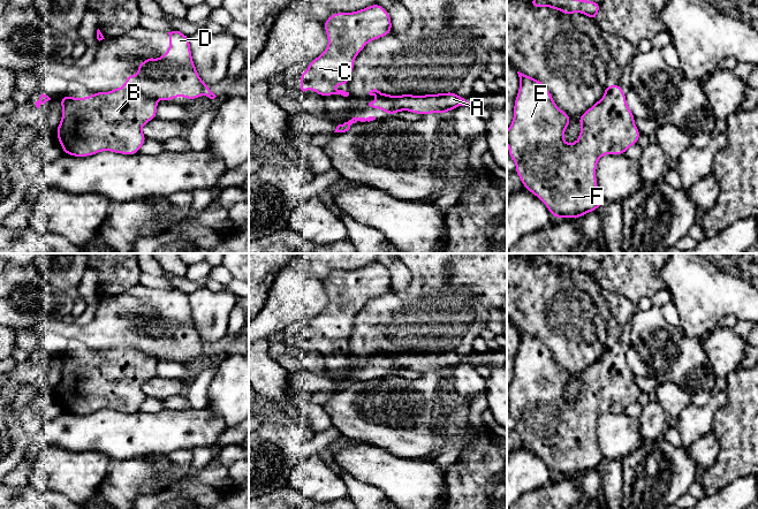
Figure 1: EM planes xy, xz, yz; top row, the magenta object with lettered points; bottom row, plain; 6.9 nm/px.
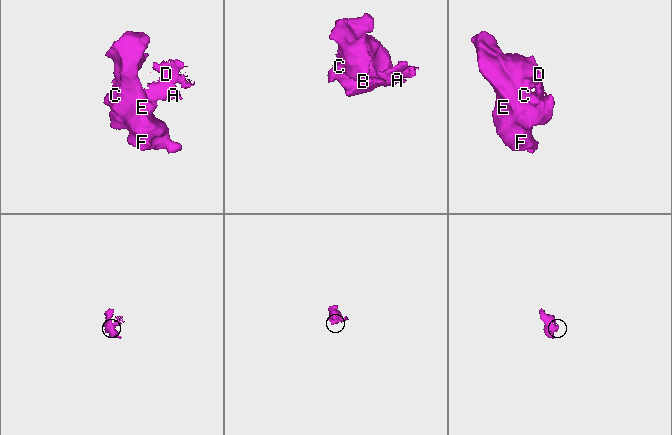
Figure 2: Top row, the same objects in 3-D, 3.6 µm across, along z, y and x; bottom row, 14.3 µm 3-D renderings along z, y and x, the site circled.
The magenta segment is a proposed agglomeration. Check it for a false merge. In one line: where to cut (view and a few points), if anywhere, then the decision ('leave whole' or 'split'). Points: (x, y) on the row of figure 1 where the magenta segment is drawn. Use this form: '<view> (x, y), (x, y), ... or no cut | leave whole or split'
xy (123, 86), (139, 90), (154, 99) | split

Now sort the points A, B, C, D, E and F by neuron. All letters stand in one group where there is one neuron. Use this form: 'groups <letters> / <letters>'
groups A D / B C E F

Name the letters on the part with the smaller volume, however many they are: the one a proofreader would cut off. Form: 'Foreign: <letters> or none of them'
Foreign: A, D

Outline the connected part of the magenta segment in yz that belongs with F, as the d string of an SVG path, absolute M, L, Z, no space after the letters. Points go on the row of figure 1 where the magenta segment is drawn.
M517 71L520 89L514 104L514 119L507 131L509 157L516 165L515 173L523 187L537 196L553 218L576 218L597 211L604 197L597 187L597 162L605 154L621 155L637 144L640 132L628 107L621 84L609 91L578 117L581 135L574 144L567 144L563 132L571 117L554 102L546 85Z

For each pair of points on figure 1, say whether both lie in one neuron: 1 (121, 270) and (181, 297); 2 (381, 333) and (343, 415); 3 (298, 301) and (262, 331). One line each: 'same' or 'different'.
1: different
2: different
3: same

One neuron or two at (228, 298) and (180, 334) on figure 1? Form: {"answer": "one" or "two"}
{"answer": "two"}

